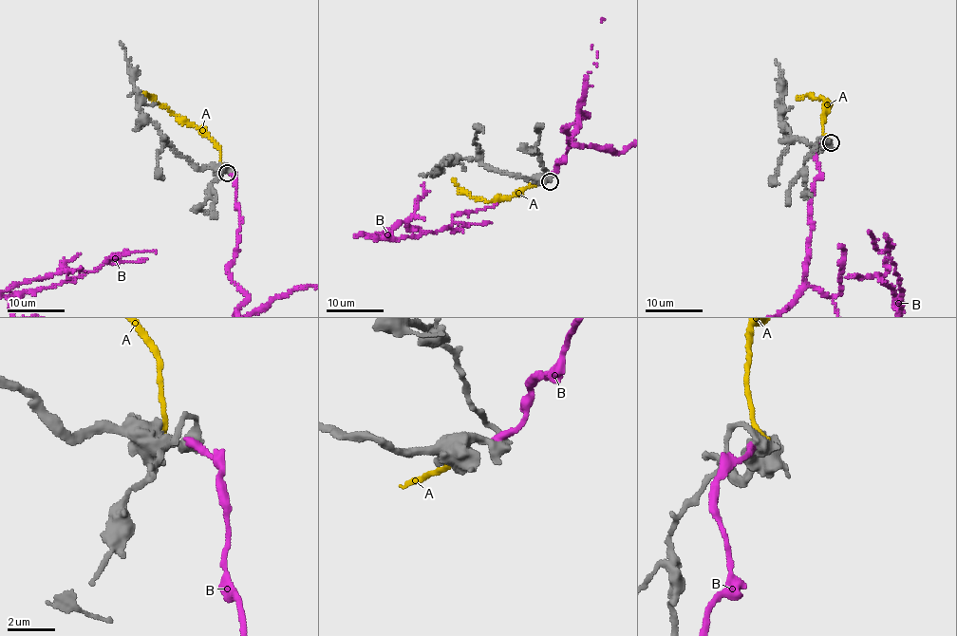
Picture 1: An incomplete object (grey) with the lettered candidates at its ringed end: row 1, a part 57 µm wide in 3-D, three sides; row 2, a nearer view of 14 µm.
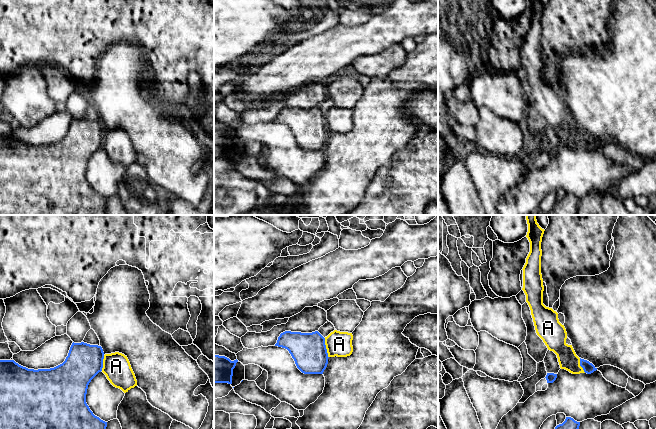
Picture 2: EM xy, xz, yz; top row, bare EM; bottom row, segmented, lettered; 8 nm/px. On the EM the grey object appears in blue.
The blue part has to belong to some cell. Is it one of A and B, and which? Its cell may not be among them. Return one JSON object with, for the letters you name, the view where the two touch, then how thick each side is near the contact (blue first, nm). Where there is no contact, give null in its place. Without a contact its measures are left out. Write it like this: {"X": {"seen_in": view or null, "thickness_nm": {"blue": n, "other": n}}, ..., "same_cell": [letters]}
{"same_cell": []}

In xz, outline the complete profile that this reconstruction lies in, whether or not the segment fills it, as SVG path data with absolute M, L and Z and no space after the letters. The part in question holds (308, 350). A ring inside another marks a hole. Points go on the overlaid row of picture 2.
M285 331L275 346L289 351L297 368L304 374L323 374L328 364L325 338L318 332Z

